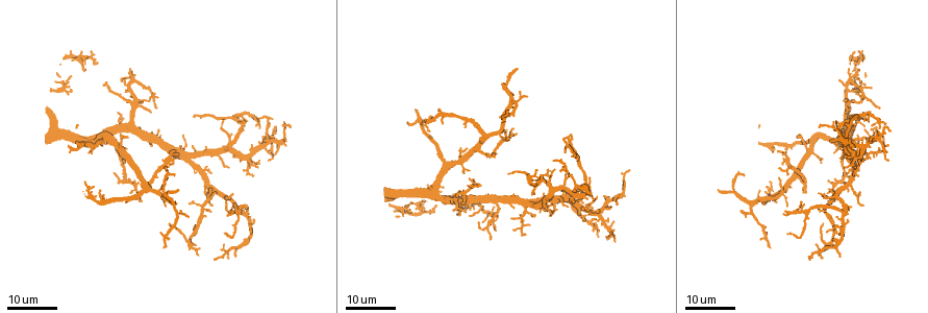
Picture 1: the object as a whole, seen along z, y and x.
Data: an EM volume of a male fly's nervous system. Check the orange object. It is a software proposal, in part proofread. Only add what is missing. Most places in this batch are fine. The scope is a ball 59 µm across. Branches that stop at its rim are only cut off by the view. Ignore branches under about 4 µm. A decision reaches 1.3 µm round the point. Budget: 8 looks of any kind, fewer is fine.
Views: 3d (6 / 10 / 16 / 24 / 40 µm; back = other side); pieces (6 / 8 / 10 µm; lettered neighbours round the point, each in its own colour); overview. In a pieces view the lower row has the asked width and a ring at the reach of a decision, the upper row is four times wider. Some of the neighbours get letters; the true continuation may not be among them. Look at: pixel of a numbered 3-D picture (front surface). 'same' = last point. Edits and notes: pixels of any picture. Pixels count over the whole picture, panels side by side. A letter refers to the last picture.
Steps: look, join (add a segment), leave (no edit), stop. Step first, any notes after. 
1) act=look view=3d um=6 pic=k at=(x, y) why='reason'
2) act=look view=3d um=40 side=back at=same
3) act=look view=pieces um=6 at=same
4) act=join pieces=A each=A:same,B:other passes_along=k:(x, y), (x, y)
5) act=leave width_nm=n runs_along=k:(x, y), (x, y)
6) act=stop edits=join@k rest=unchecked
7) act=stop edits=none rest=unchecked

act=look view=3d um=16 pic=1 at=(232, 193) why='branch stops here'

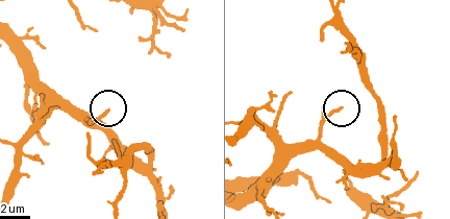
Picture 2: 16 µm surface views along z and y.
act=look view=3d um=6 pic=2 at=(106, 113)

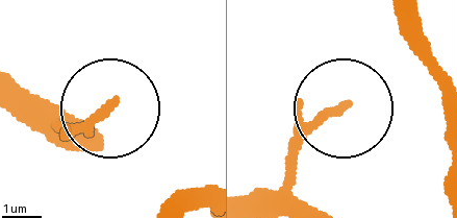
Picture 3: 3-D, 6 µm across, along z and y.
act=look view=pieces um=10 pic=3 at=(110, 103) why='see the neighbours'

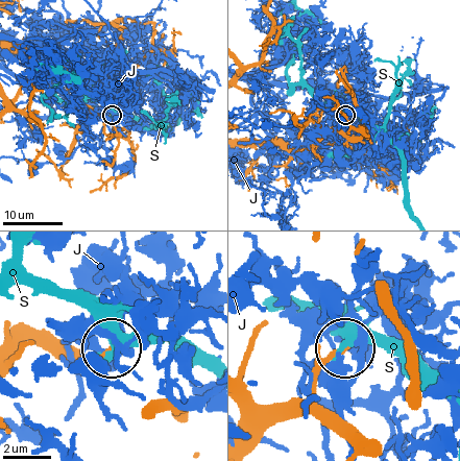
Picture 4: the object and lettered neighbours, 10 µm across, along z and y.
act=leave each=J:other,S:other found='none of them fits'

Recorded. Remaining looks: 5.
act=look view=3d um=16 pic=1 at=(454, 211) why='branch stops here'

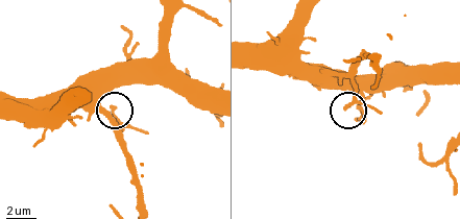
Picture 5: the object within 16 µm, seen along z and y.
act=look view=pieces um=8 pic=5 at=(344, 108) why='what lies round it'

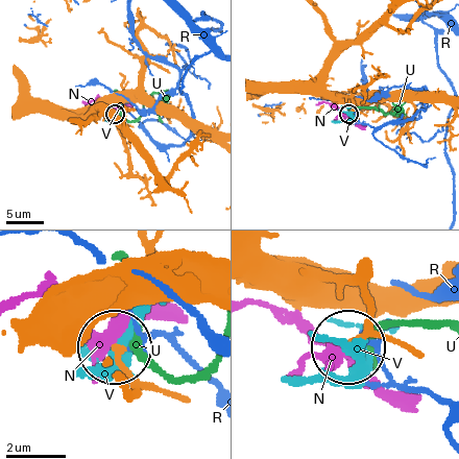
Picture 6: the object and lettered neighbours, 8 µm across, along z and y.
act=leave width_nm=200 each=N:other,R:other,U:other,V:other found='none of them fits'

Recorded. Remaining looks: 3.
act=look view=3d um=16 pic=1 at=(104, 81) why='an open end'

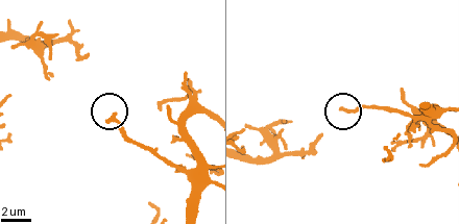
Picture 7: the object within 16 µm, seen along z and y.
act=look view=pieces um=10 pic=7 at=(113, 114) why='see the neighbours'

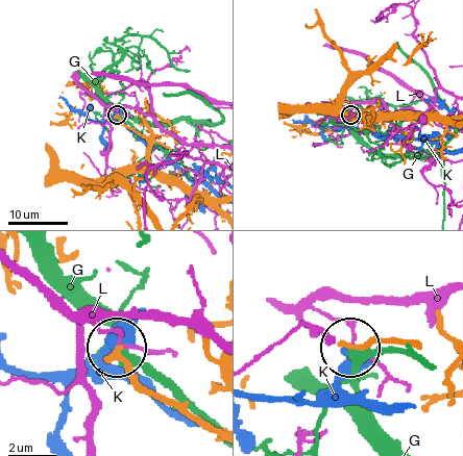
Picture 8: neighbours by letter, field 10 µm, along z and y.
act=leave each=G:other,K:other,L:other found='no lettered segment goes on from it'

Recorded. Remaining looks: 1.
act=stop edits=none rest=unchecked

